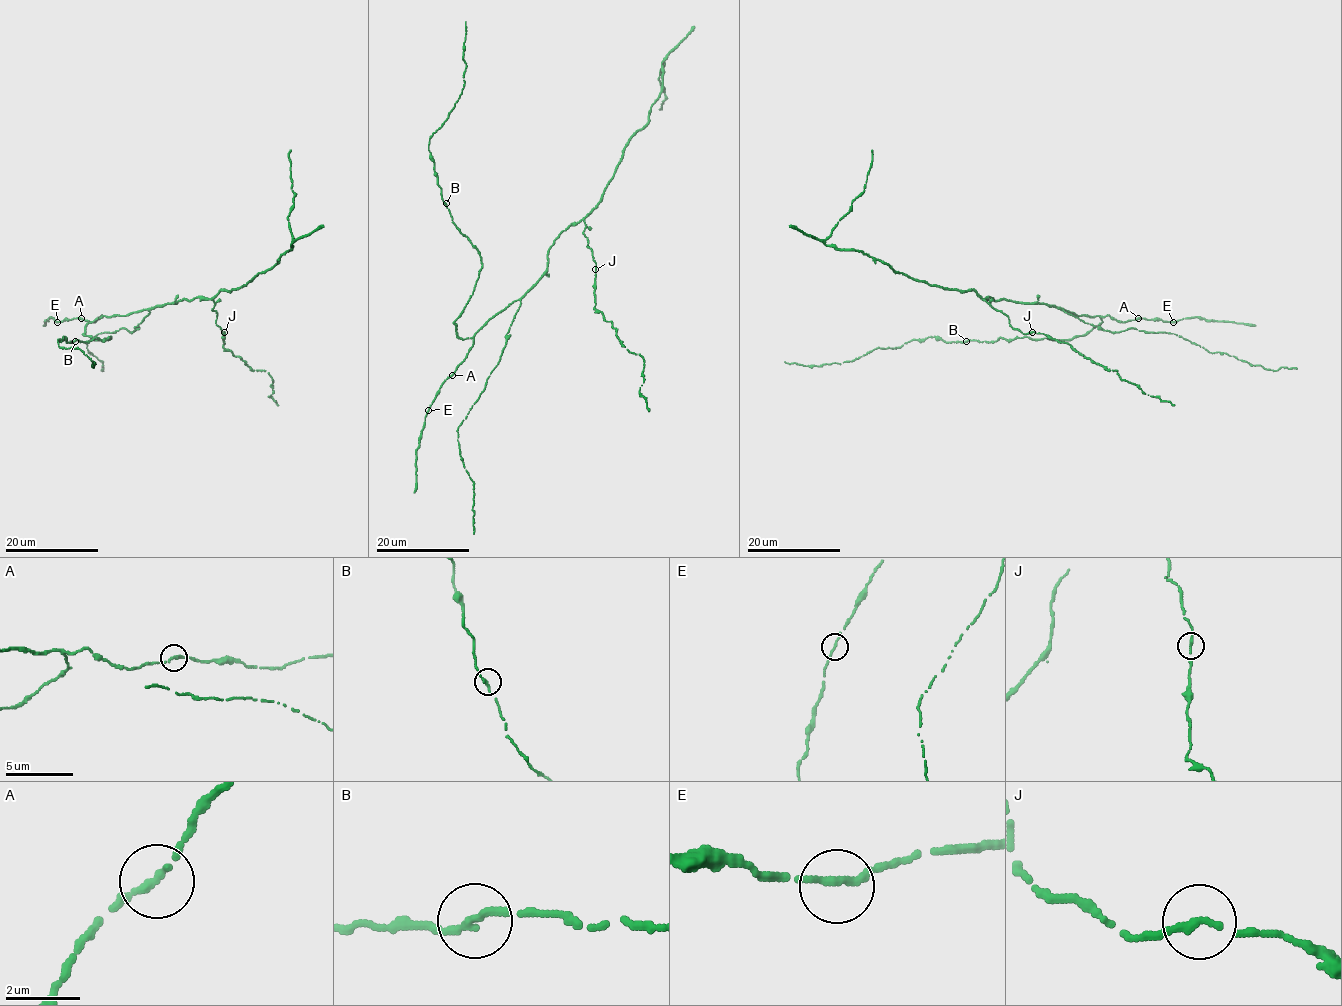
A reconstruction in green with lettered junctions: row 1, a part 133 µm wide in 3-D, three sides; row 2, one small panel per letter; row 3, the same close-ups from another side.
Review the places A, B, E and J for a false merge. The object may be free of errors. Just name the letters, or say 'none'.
none

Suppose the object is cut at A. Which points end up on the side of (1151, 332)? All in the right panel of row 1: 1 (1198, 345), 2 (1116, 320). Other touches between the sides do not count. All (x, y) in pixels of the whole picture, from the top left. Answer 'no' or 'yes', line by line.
1: yes
2: no

